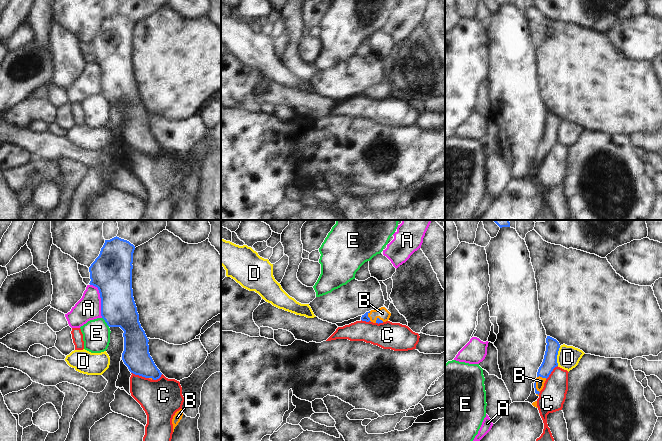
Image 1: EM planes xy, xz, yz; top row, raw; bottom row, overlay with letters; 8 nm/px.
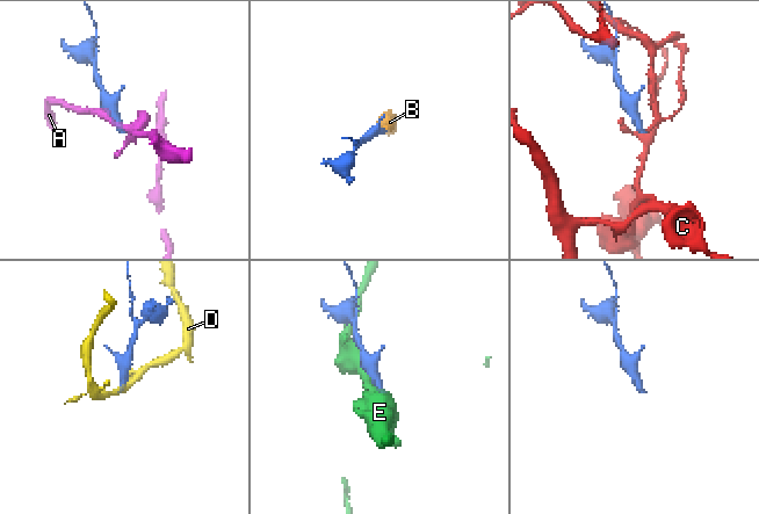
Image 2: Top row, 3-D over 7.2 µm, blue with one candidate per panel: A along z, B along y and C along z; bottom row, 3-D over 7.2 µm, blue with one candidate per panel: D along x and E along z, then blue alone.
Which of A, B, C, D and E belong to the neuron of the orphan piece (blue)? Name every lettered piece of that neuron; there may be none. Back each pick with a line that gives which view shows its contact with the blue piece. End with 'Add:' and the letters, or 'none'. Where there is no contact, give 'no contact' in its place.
B: contact in xz
Add: B

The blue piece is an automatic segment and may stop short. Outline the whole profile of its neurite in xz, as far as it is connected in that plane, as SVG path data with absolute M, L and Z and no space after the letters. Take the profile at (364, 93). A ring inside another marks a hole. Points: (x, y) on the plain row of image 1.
M381 83L376 86L371 86L362 91L361 96L373 99L383 99L389 96L391 89L385 84Z

